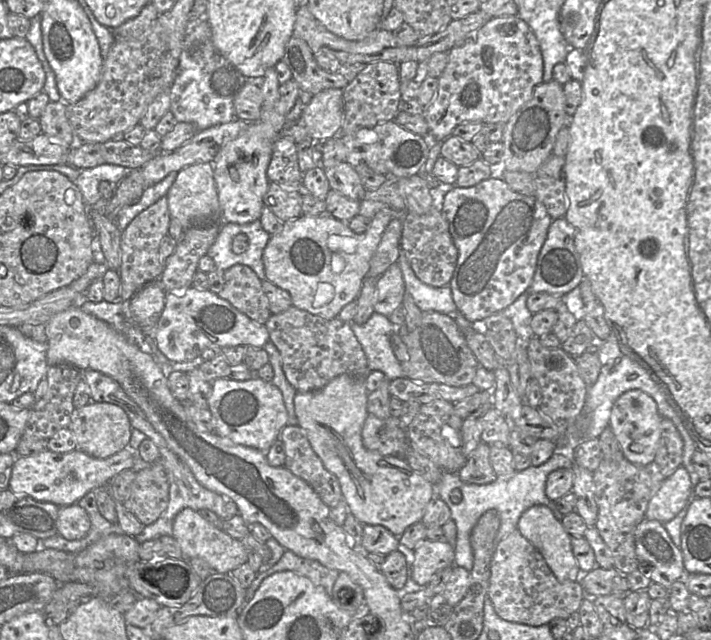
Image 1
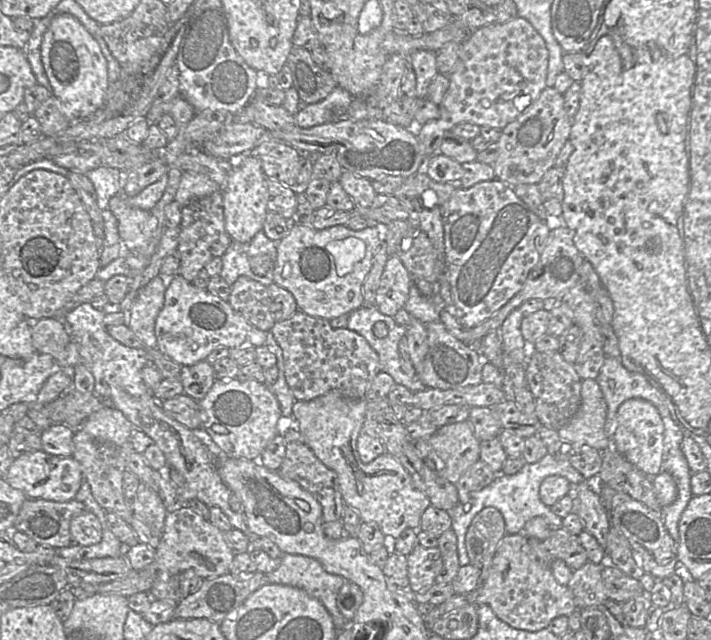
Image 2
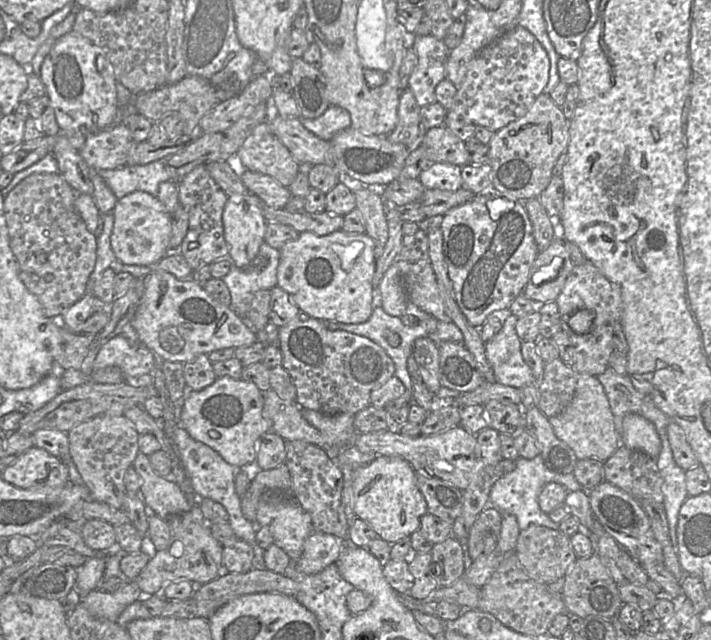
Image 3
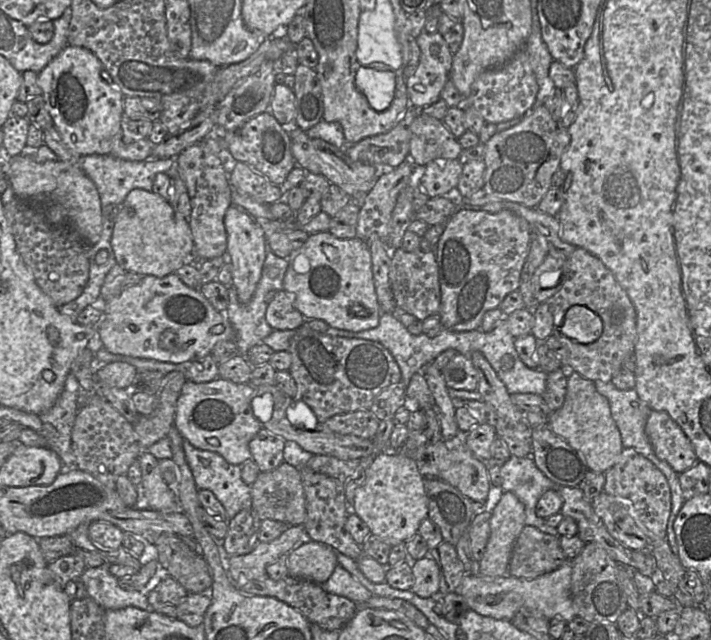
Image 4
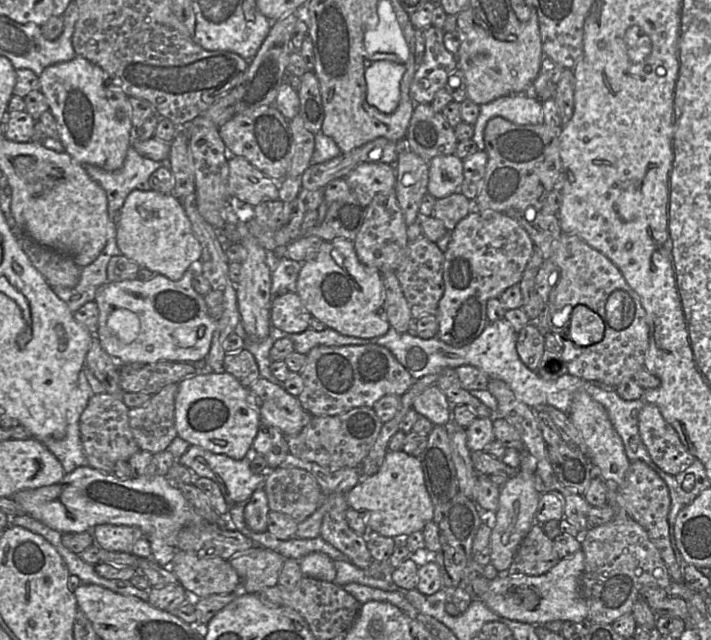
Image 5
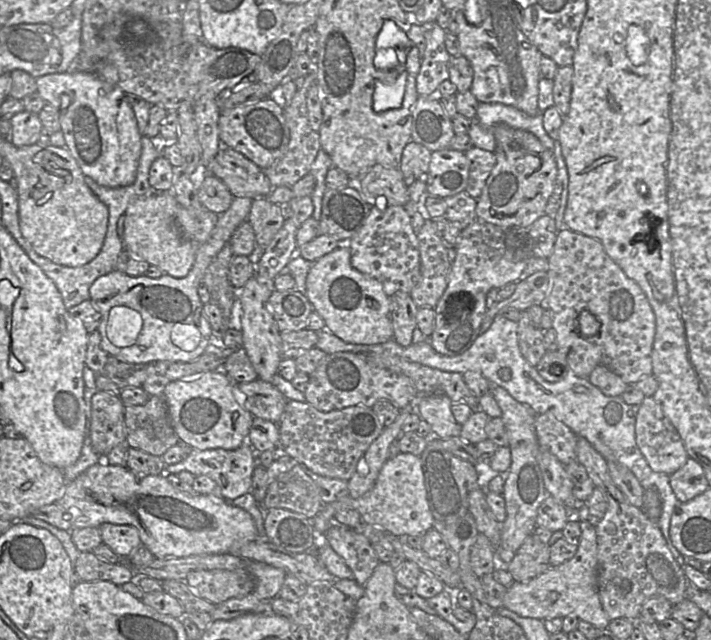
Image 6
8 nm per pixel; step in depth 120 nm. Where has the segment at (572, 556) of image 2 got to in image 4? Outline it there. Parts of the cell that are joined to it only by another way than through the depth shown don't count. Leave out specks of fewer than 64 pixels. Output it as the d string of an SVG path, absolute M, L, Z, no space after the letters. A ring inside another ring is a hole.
M524 526L514 543L508 574L517 578L534 579L558 568L568 560L559 543L559 537L541 532L534 526Z

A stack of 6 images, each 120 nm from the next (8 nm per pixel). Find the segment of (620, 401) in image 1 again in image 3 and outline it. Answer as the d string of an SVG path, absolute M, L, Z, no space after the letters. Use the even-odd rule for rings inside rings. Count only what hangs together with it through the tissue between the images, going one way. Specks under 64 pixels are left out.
M627 414L623 420L621 444L644 453L656 460L661 449L661 440L655 426L637 414Z

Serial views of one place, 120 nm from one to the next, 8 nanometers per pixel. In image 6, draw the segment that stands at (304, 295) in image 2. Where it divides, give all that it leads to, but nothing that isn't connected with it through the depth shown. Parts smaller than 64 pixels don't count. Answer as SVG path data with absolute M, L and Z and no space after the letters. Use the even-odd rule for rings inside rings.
M347 245L339 246L313 262L306 278L306 296L313 309L324 319L326 327L345 342L372 345L393 338L389 296L380 281L359 272L351 265L351 252Z

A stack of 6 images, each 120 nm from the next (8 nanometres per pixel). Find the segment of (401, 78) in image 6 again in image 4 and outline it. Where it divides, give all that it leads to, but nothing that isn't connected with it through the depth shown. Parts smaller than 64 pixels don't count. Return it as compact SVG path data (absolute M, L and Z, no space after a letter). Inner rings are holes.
M361 65L356 73L355 84L373 109L384 111L393 101L396 75L392 70Z

